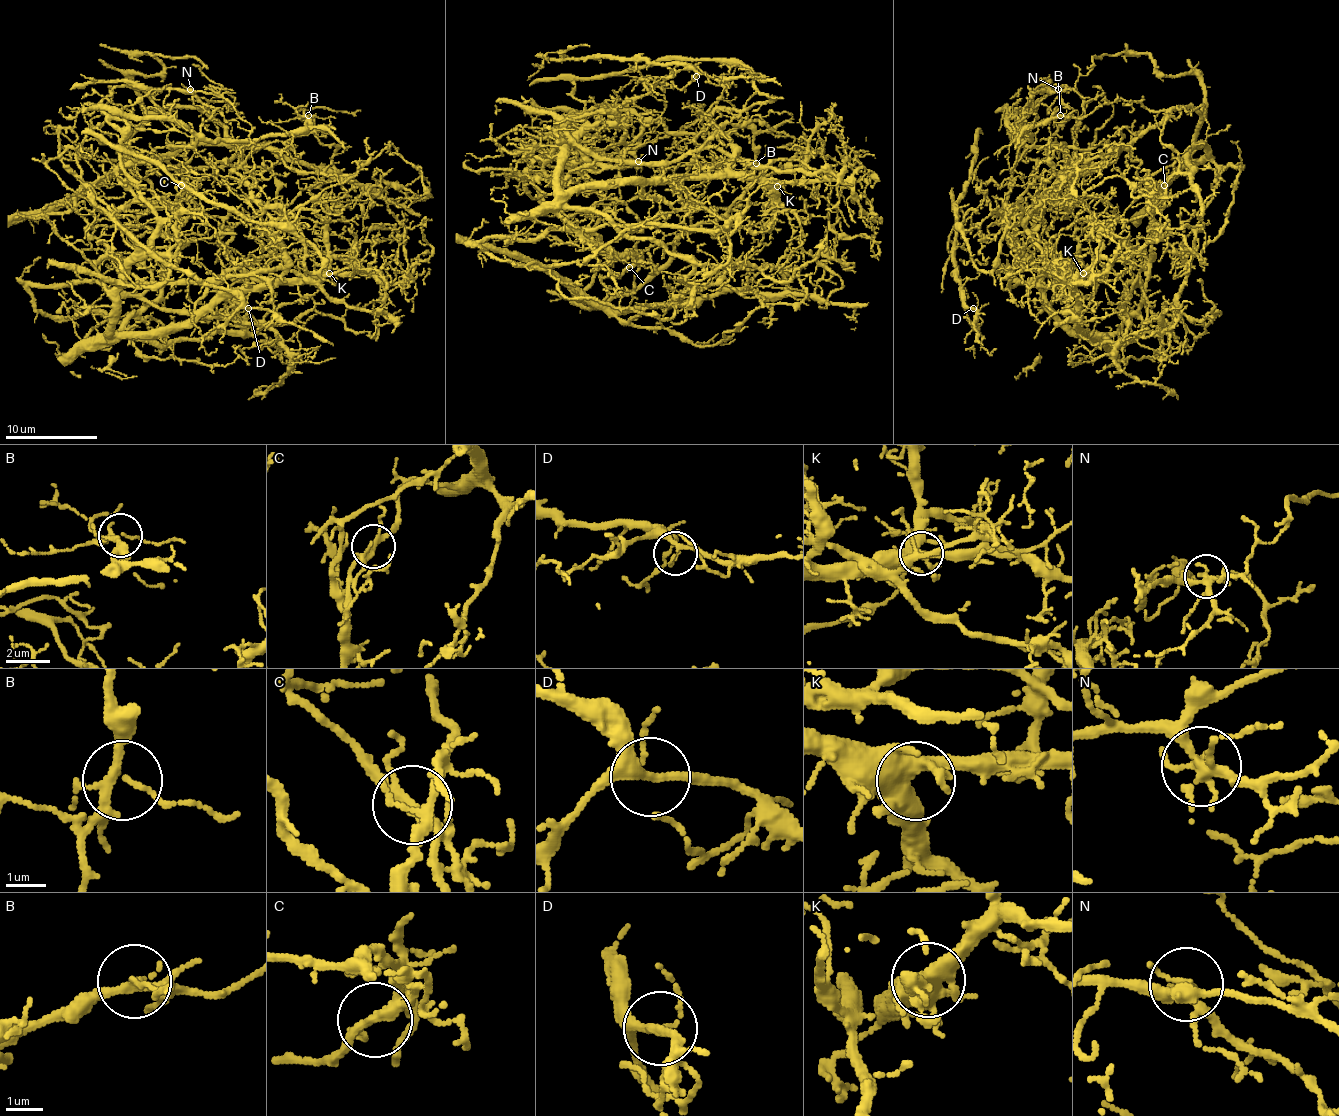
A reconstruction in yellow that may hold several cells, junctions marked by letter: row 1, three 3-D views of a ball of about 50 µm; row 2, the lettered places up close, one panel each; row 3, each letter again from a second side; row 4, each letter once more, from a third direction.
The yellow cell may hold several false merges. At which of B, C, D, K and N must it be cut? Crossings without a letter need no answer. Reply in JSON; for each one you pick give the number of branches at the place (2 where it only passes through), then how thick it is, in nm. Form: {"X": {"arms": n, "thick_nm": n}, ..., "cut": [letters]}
{"C": {"arms": 3, "thick_nm": 240}, "N": {"arms": 4, "thick_nm": 200}, "cut": ["C", "N"]}

